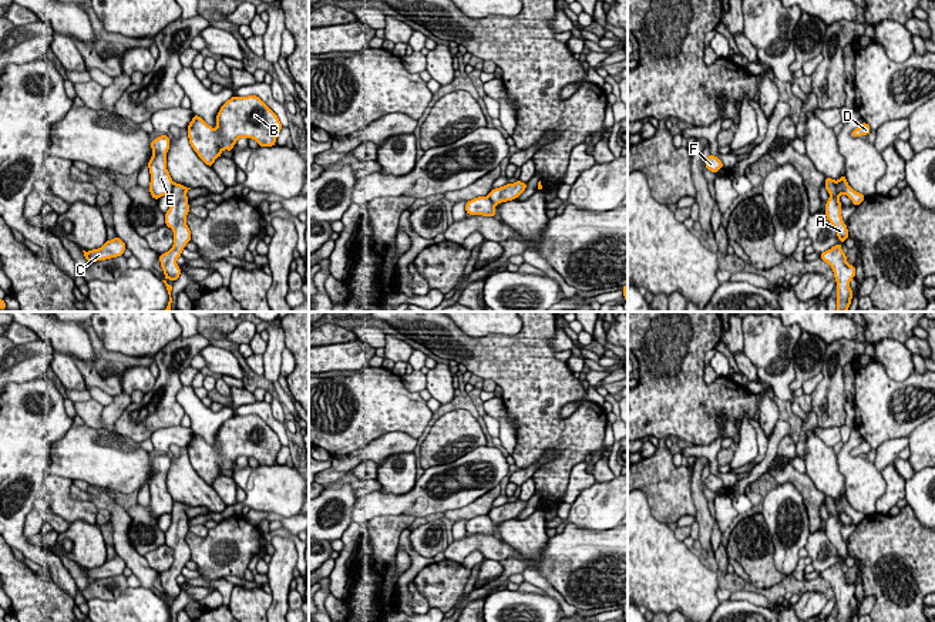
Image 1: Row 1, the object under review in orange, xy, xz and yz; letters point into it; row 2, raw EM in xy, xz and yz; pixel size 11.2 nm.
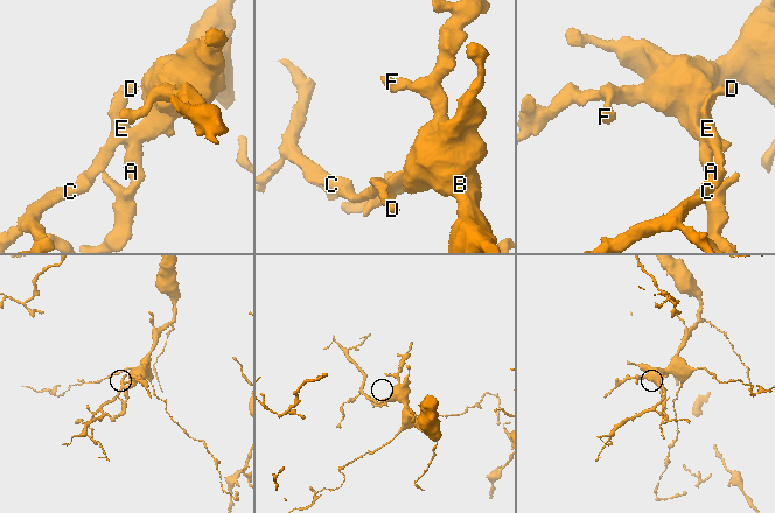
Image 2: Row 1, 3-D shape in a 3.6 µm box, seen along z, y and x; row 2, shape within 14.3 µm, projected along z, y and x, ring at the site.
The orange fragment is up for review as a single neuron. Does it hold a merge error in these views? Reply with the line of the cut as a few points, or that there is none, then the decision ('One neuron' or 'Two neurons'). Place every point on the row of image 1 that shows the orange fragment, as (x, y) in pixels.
Split along yz (833, 181), (838, 195). Two neurons

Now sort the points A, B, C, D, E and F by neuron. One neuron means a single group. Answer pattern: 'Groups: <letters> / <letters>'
Groups: A B F / C D E

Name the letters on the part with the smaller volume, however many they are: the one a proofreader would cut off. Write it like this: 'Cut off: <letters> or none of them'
Cut off: C, D, E

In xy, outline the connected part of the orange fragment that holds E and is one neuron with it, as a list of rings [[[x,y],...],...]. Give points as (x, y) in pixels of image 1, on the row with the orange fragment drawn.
[[[161,135],[151,141],[152,157],[148,162],[151,182],[151,196],[159,199],[164,195],[171,195],[174,181],[167,169],[167,152],[169,149],[169,137]]]

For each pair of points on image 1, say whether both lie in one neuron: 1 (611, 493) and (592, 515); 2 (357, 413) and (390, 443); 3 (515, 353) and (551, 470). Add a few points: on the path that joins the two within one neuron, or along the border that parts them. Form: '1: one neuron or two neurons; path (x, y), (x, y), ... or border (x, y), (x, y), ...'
1: one neuron; path (609, 498), (598, 510)
2: two neurons; border (414, 437), (402, 431), (387, 431), (363, 449)
3: one neuron; path (534, 382), (537, 417), (561, 441)

